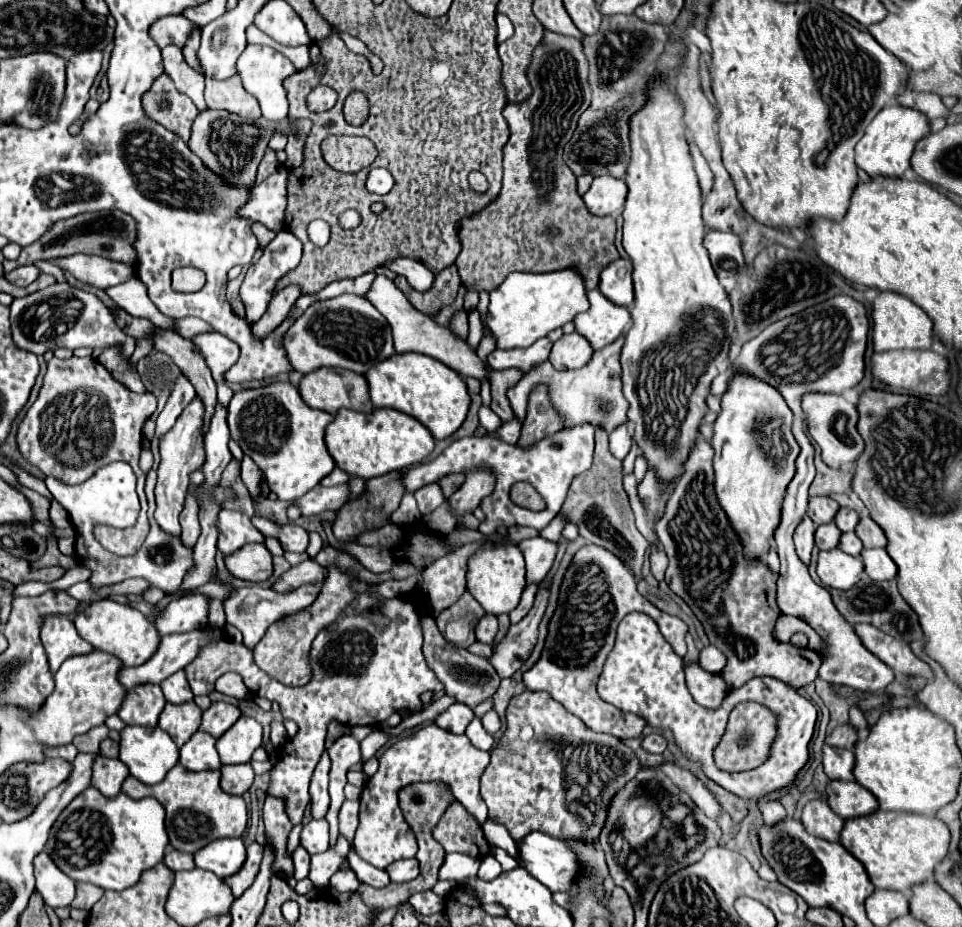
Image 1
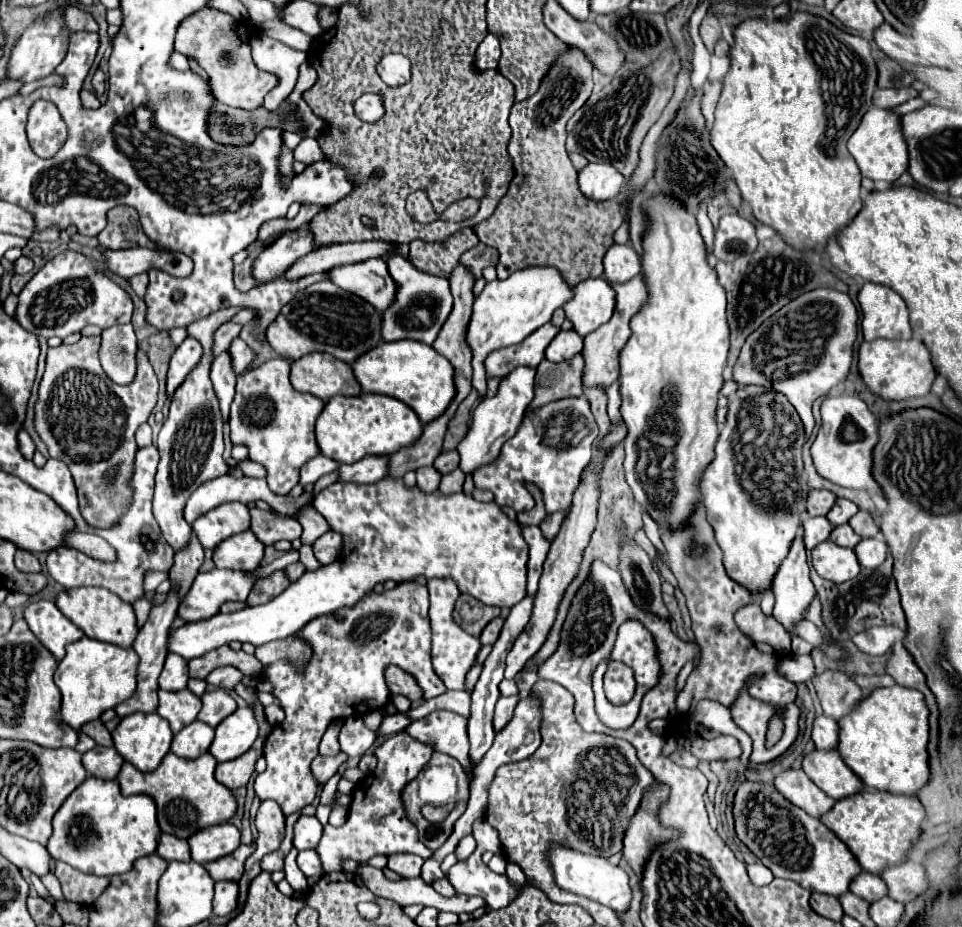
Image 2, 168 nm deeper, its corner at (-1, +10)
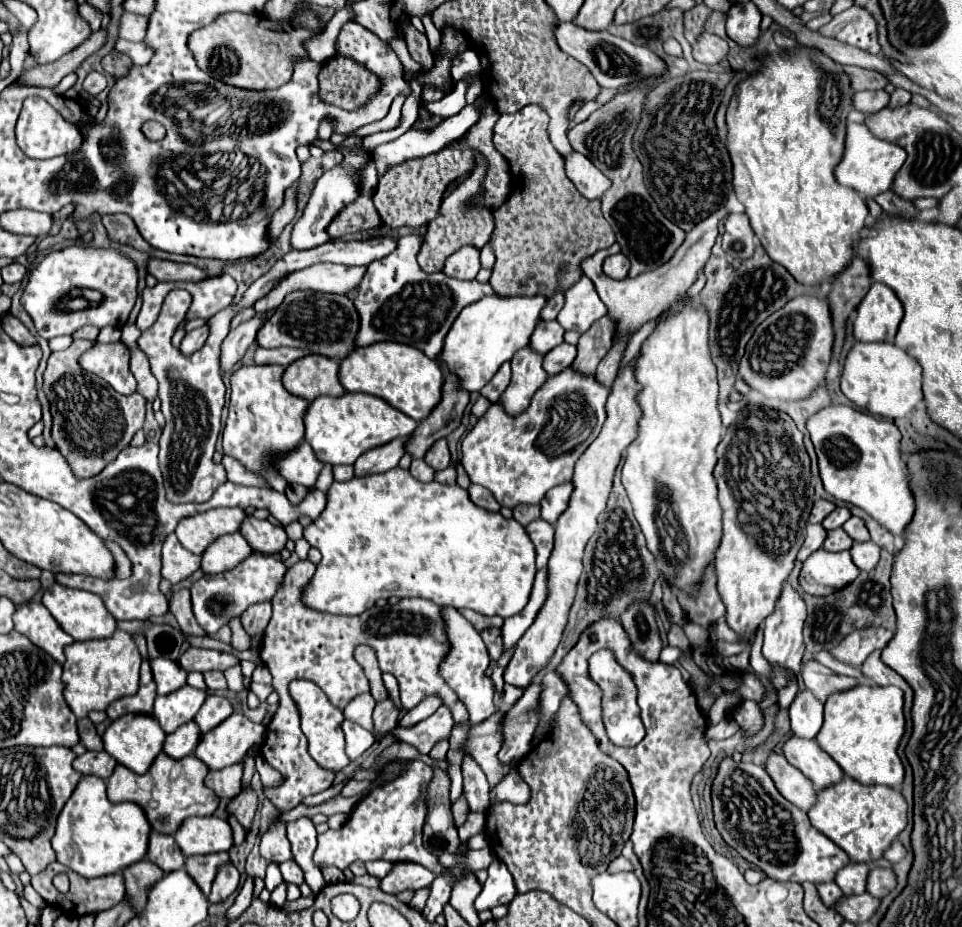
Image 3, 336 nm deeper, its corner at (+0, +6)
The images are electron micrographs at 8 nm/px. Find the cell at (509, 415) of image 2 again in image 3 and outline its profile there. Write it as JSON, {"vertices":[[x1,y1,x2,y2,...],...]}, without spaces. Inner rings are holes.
{"vertices":[[529,347,515,353,511,359,513,377,509,387,503,391,503,397,497,401,509,415,519,415,529,407,531,397,549,377,543,369,543,357]]}

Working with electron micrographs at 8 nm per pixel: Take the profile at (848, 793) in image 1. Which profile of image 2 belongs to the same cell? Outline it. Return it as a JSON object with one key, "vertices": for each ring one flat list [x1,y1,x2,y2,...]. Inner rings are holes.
{"vertices":[[814,749,802,757,804,773,832,799,844,799,862,791,862,781,844,765,836,749]]}

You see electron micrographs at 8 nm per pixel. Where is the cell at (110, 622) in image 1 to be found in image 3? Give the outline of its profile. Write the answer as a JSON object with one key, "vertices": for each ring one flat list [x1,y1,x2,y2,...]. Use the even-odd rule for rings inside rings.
{"vertices":[[59,583,49,587,43,593,43,605,51,611,55,621,61,625,65,633,75,637,75,641,85,641,85,639,109,639,117,631,117,619,111,617,107,607,103,605,103,599,95,593,79,591,79,589,69,589]]}

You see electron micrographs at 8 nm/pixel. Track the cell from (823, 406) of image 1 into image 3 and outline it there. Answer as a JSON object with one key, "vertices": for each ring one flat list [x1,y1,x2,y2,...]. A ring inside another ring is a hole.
{"vertices":[[829,405,807,421,815,453,819,457,819,473,827,493,845,503,865,509,885,529,903,535,913,517,913,495,907,481,907,467,899,451,901,433,881,417,847,405]]}

